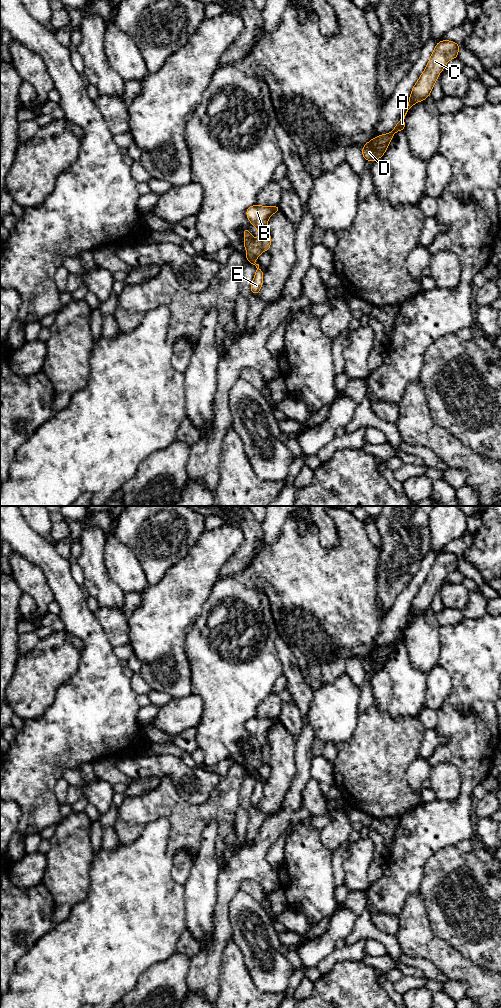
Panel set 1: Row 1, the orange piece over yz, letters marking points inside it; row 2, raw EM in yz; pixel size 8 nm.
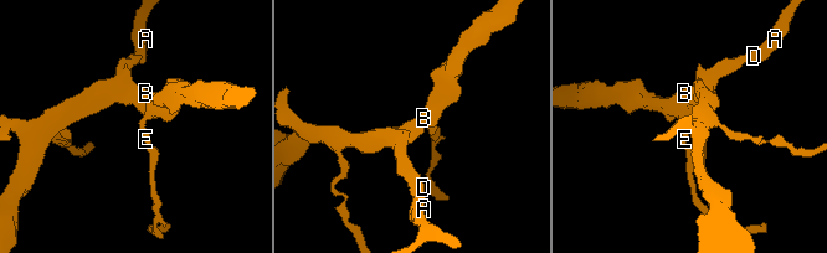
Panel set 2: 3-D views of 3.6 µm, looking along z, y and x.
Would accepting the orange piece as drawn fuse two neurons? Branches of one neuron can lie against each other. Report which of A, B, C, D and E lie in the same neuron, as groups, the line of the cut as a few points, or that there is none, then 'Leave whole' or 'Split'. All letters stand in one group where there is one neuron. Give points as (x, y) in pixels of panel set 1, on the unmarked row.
Groups: A B C D E. No split. Leave whole

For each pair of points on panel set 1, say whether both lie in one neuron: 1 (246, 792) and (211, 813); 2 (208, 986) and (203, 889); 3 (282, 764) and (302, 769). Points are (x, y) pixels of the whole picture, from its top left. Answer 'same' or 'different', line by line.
1: different
2: different
3: different

